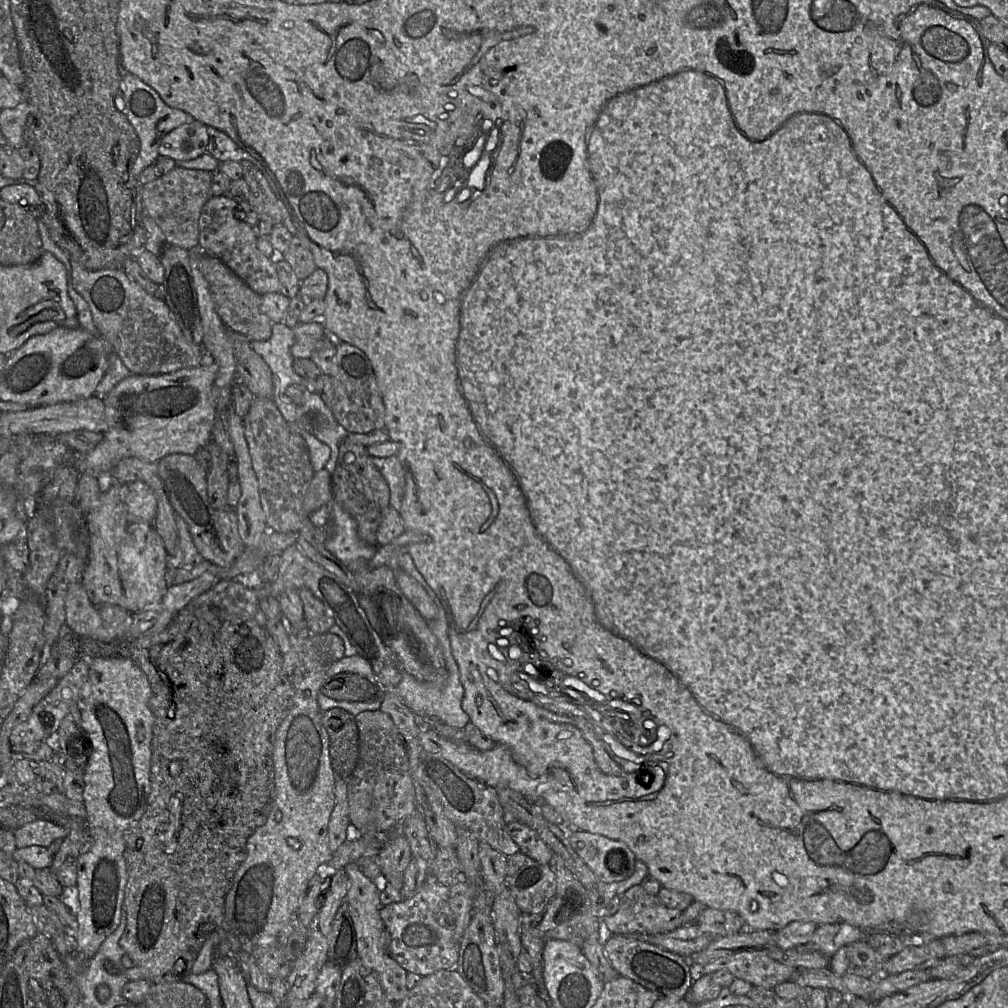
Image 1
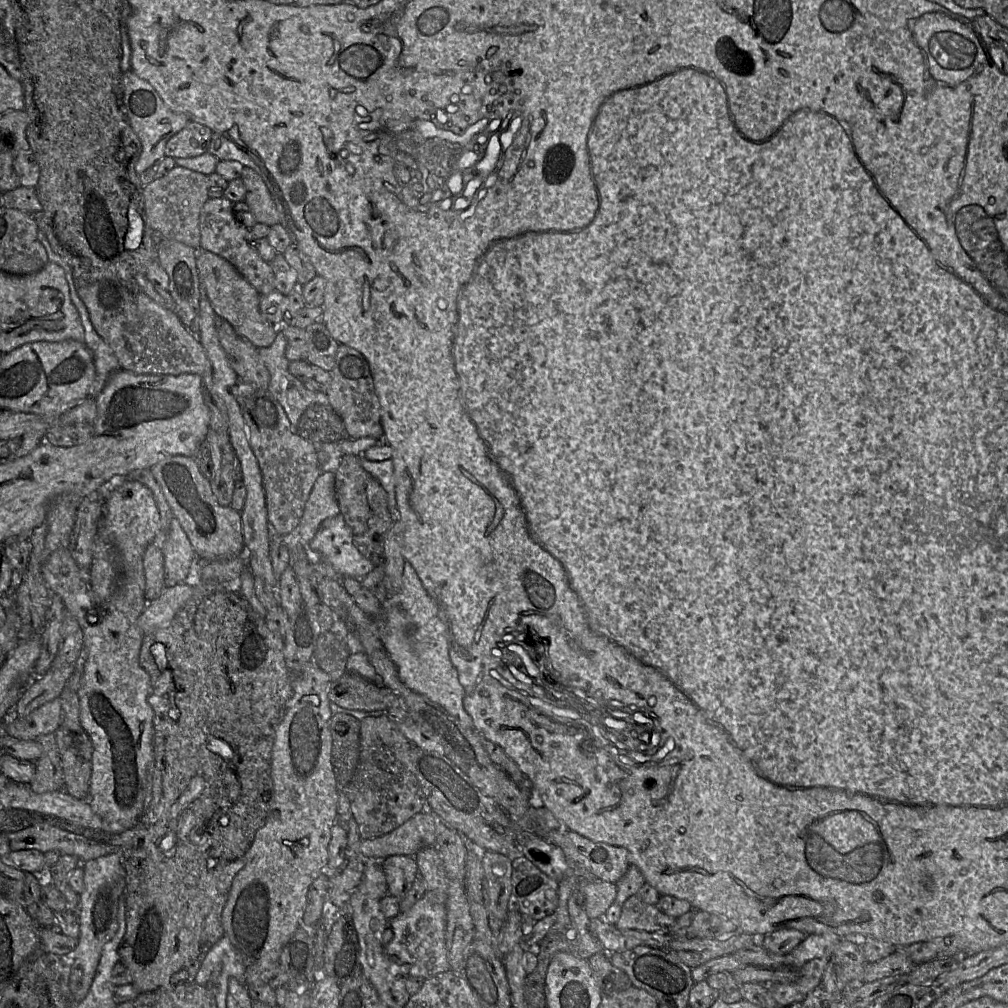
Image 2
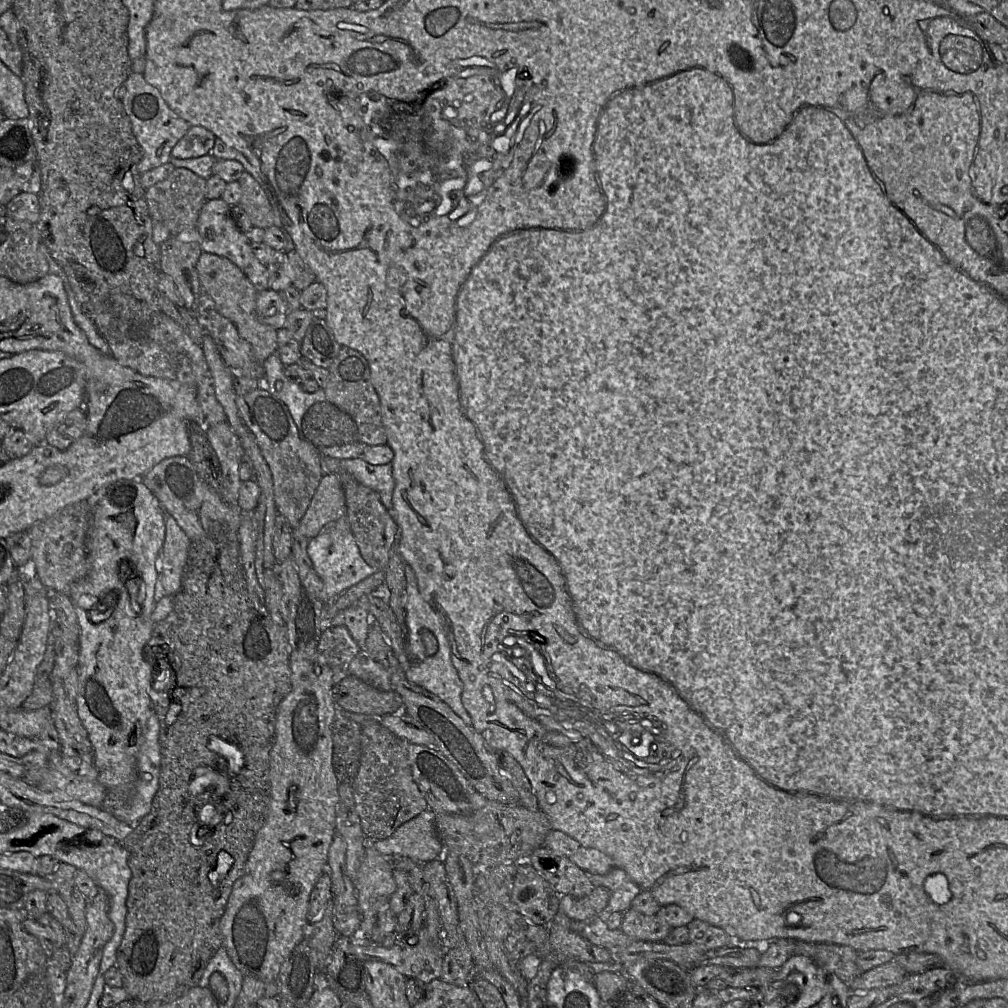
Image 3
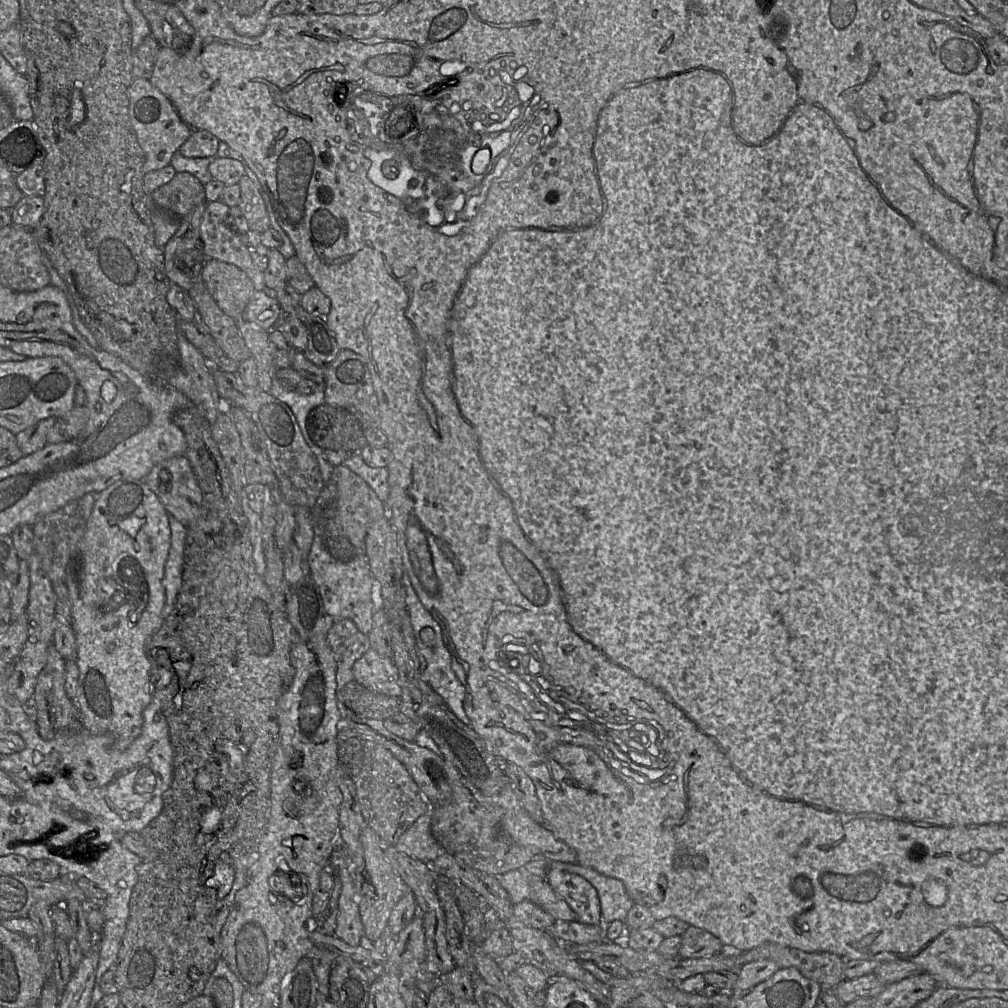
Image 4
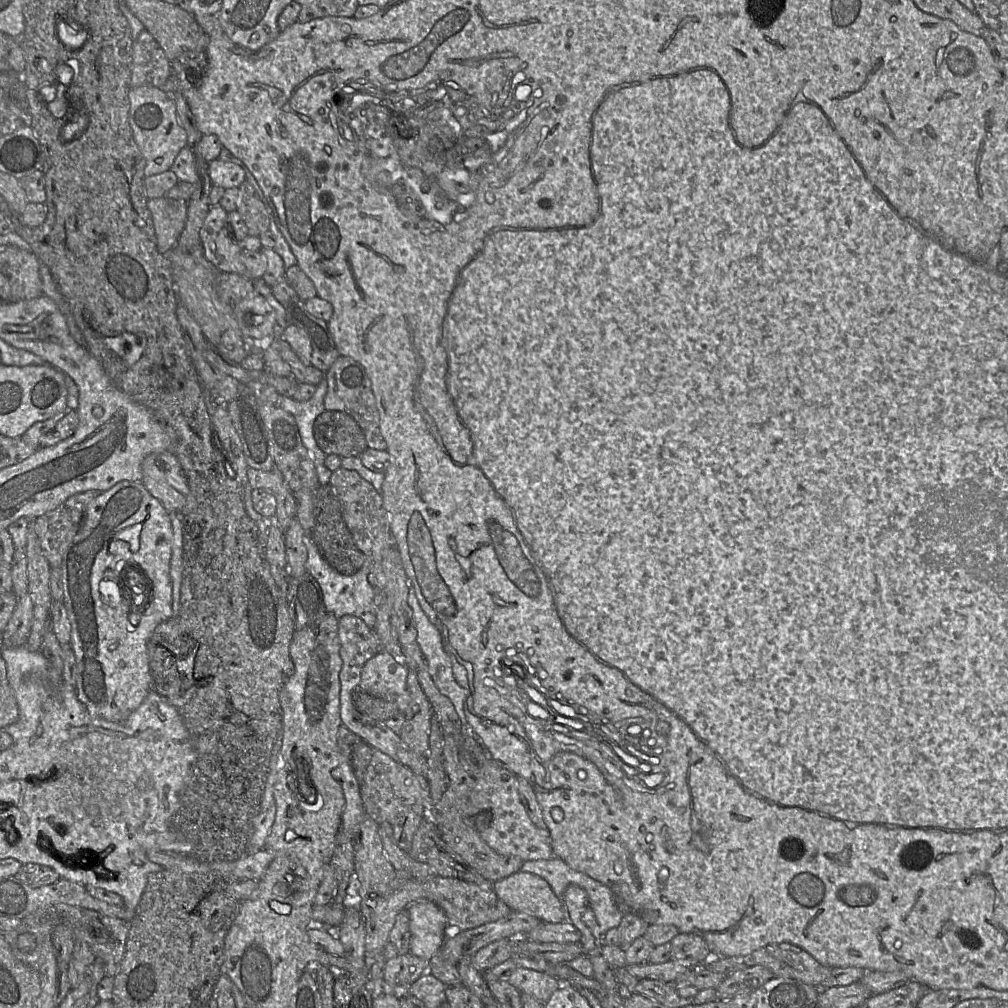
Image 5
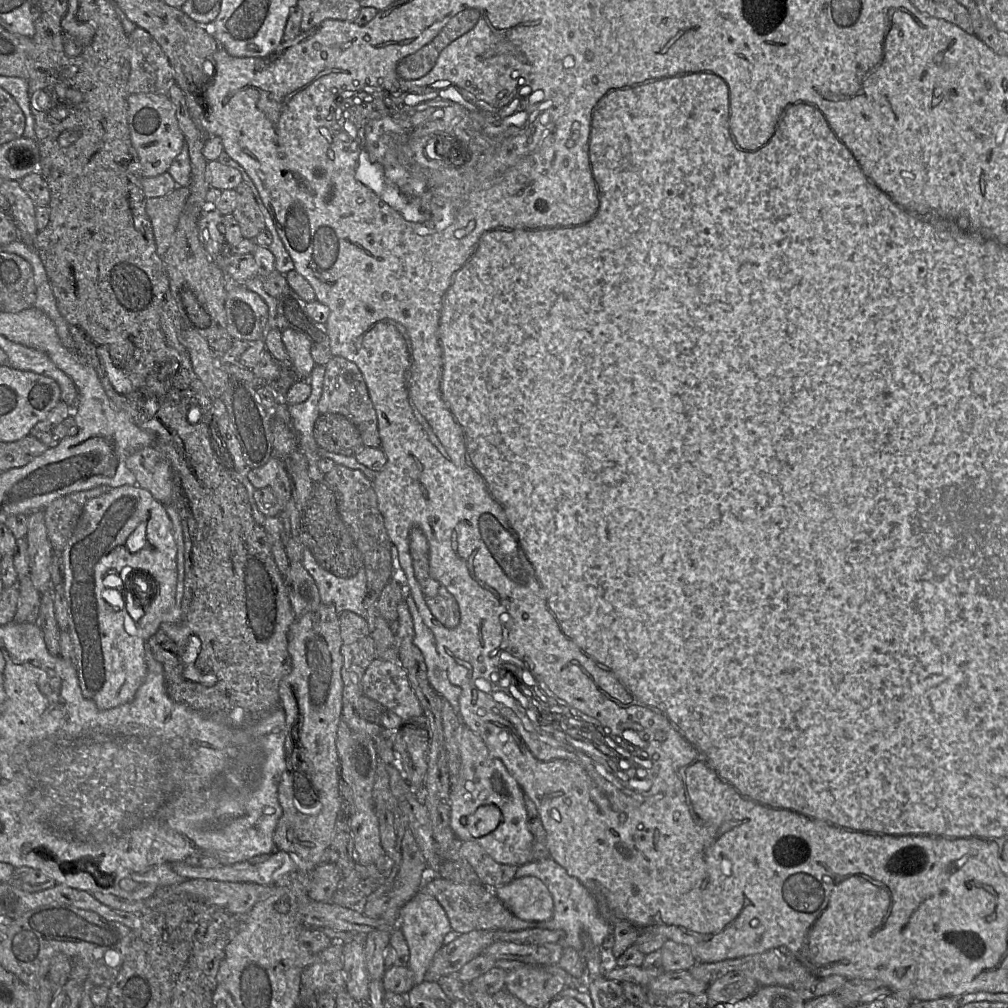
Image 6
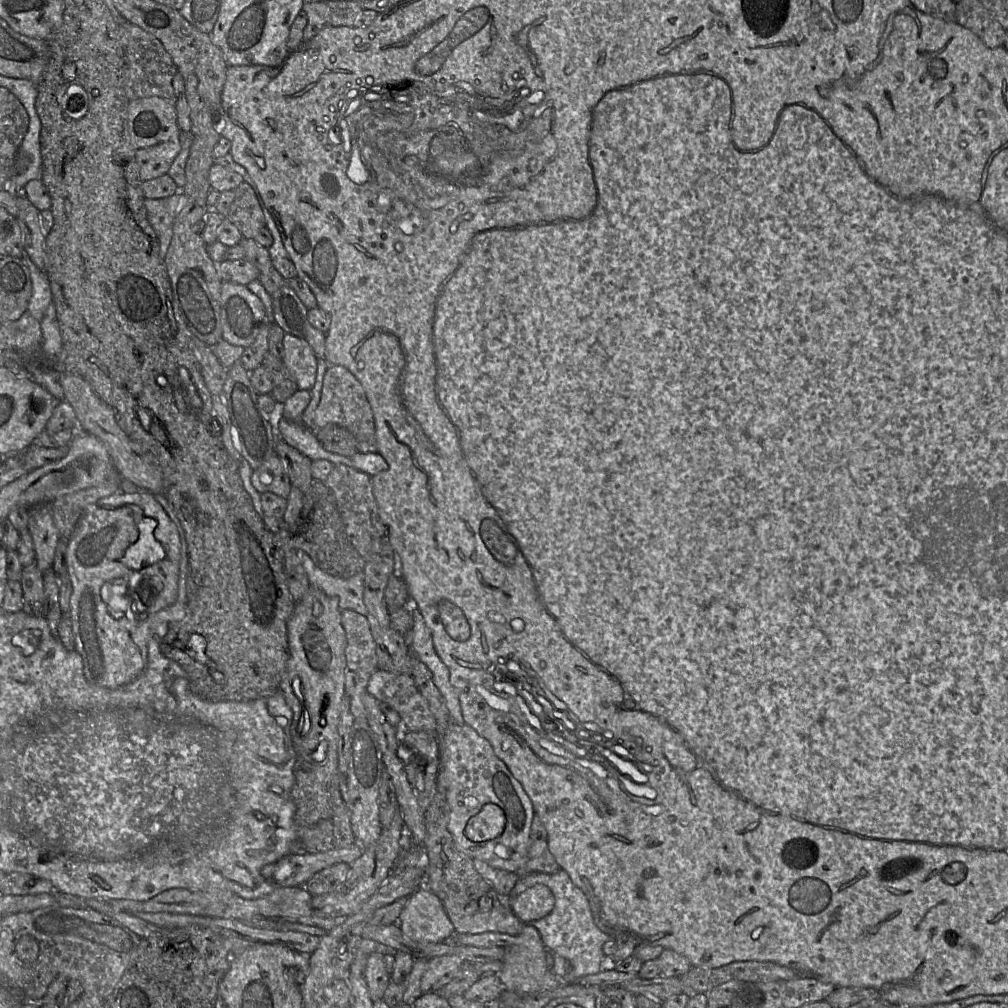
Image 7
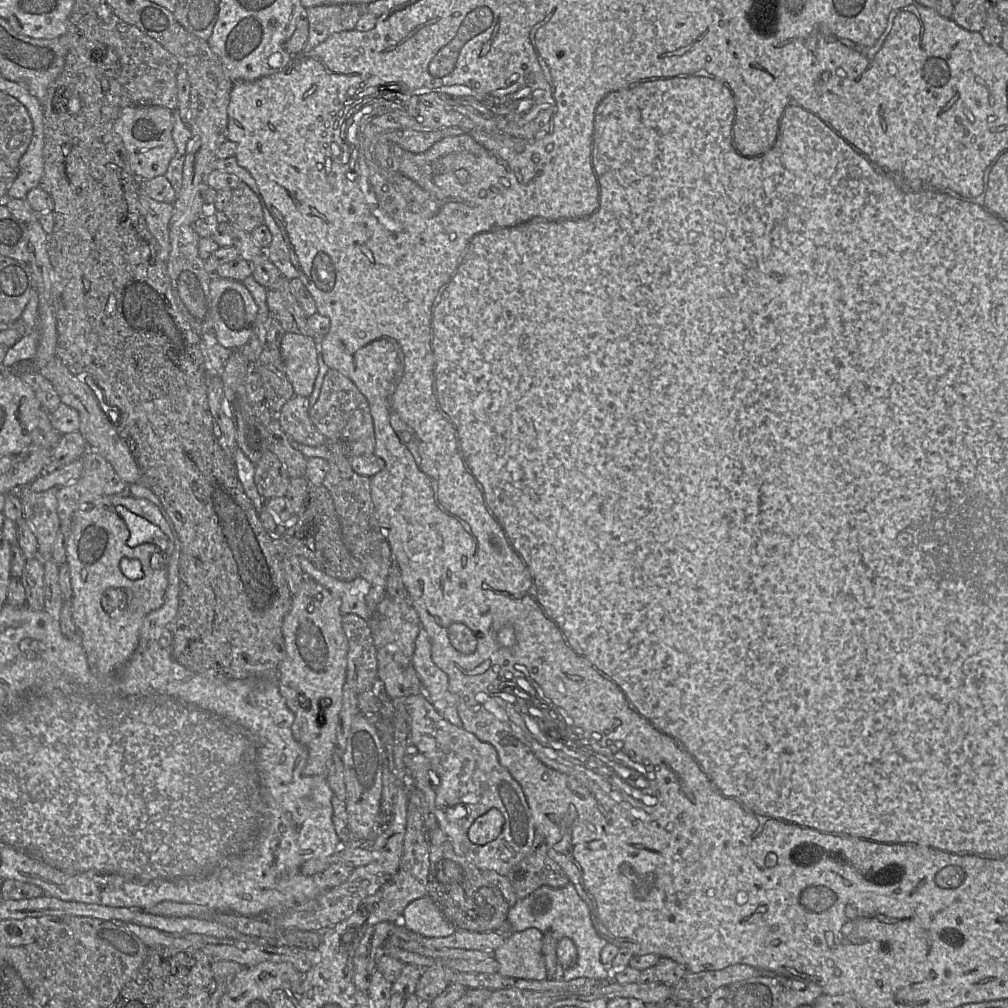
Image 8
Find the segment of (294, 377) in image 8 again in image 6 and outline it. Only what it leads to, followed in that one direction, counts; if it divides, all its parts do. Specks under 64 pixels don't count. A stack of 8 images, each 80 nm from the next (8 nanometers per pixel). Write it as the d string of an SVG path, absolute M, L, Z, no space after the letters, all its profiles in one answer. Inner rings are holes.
M289 328L282 330L281 335L299 379L308 379L316 365L311 356L310 342L304 335Z

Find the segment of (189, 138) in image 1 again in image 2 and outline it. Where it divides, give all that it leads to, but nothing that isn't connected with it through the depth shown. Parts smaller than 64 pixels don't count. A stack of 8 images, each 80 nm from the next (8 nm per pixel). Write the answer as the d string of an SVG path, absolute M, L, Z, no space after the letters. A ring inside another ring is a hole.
M189 121L172 136L165 146L165 156L192 158L208 152L213 131L205 125Z

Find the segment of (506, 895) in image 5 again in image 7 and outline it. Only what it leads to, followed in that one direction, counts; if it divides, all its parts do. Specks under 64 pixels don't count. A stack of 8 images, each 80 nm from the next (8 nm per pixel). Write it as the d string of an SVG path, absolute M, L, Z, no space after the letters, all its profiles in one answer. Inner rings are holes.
M536 884L514 898L505 899L508 899L510 908L524 923L546 917L555 905L552 891L543 884Z

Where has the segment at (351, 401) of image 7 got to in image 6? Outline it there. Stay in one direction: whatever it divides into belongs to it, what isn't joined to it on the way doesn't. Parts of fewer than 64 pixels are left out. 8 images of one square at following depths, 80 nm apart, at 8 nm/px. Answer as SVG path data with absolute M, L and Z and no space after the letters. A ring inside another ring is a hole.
M332 356L325 366L319 414L338 413L348 418L359 430L365 447L381 448L378 418L364 377L357 365L343 357Z

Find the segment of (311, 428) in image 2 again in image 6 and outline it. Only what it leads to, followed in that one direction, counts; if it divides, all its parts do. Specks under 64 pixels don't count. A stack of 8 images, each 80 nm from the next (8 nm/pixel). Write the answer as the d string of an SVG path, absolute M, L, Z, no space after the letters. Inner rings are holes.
M338 413L320 414L313 433L317 445L328 452L355 456L364 447L358 428Z

